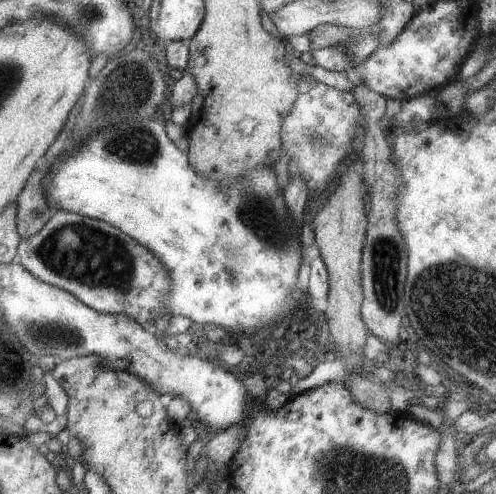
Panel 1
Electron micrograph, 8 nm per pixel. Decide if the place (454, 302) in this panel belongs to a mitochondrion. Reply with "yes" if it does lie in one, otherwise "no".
yes

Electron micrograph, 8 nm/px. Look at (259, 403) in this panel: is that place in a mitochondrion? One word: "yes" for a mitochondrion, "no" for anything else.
no

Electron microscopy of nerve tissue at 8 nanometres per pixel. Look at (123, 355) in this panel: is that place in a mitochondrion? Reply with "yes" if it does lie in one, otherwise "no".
no

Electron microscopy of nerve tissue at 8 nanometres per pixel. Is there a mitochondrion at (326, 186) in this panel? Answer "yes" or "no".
no

